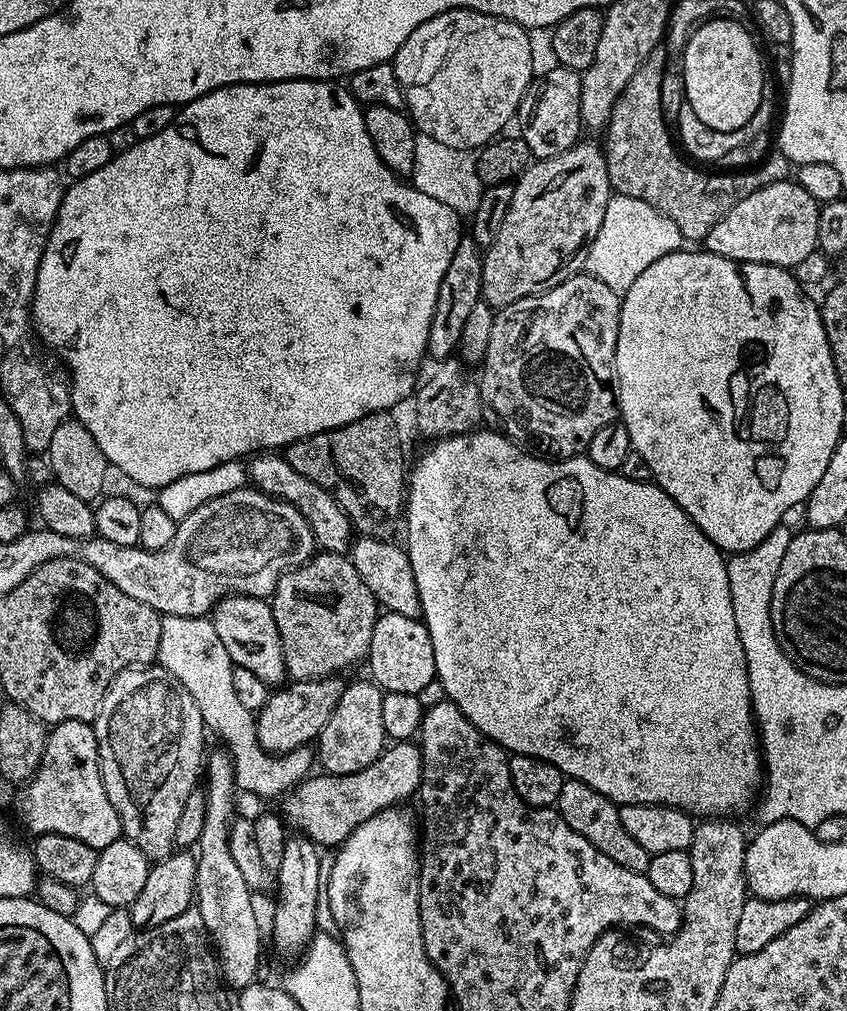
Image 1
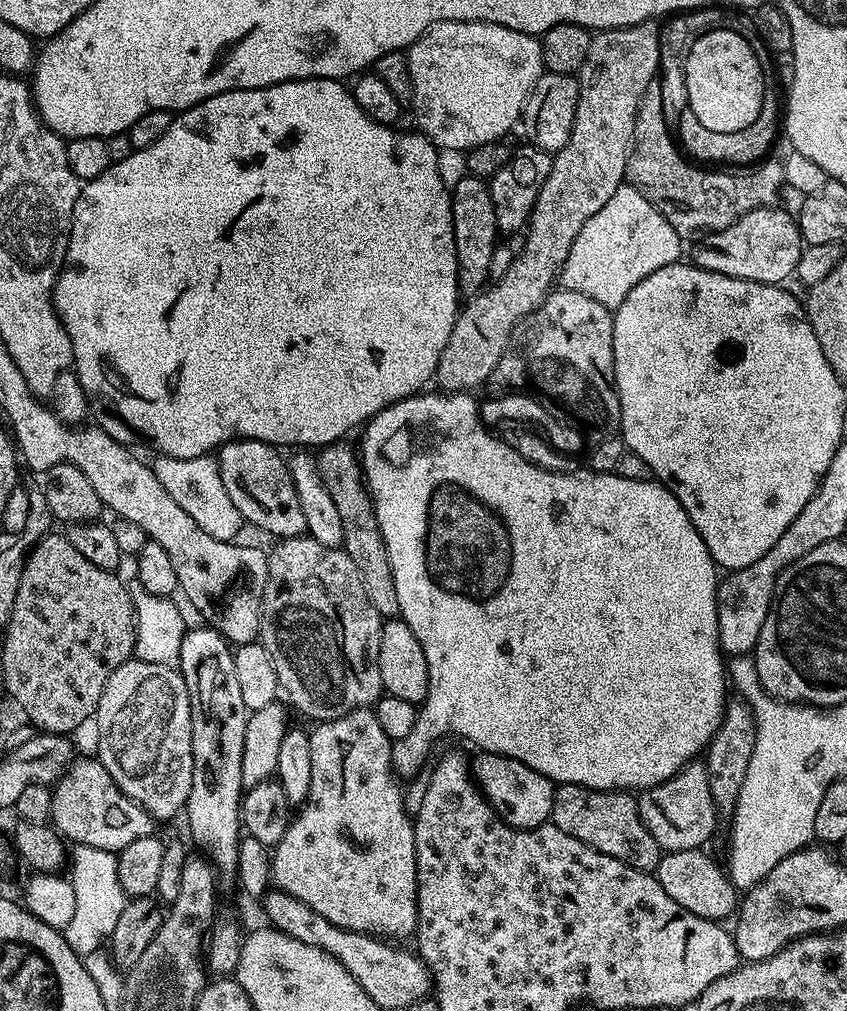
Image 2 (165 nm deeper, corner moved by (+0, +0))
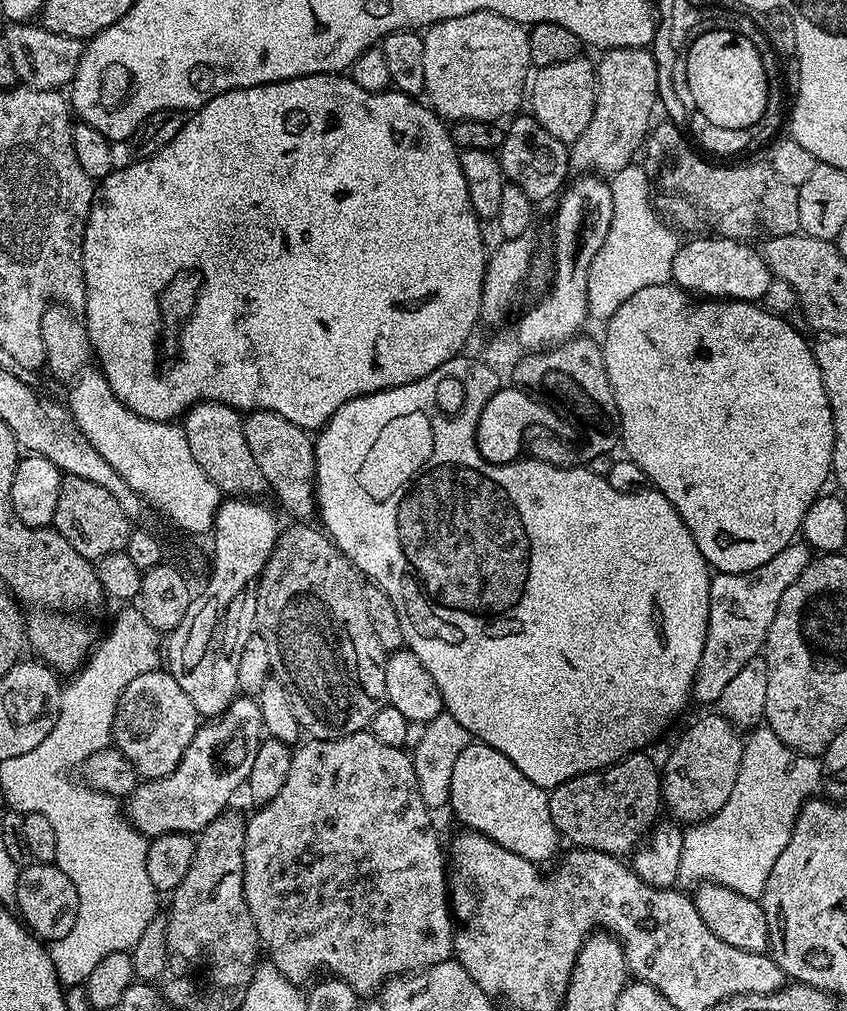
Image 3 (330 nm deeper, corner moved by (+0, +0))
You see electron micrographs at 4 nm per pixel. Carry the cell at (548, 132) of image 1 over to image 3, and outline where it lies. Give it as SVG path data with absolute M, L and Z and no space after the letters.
M576 56L570 62L557 62L555 66L539 69L530 80L530 114L554 138L571 146L590 126L596 105L596 64Z

